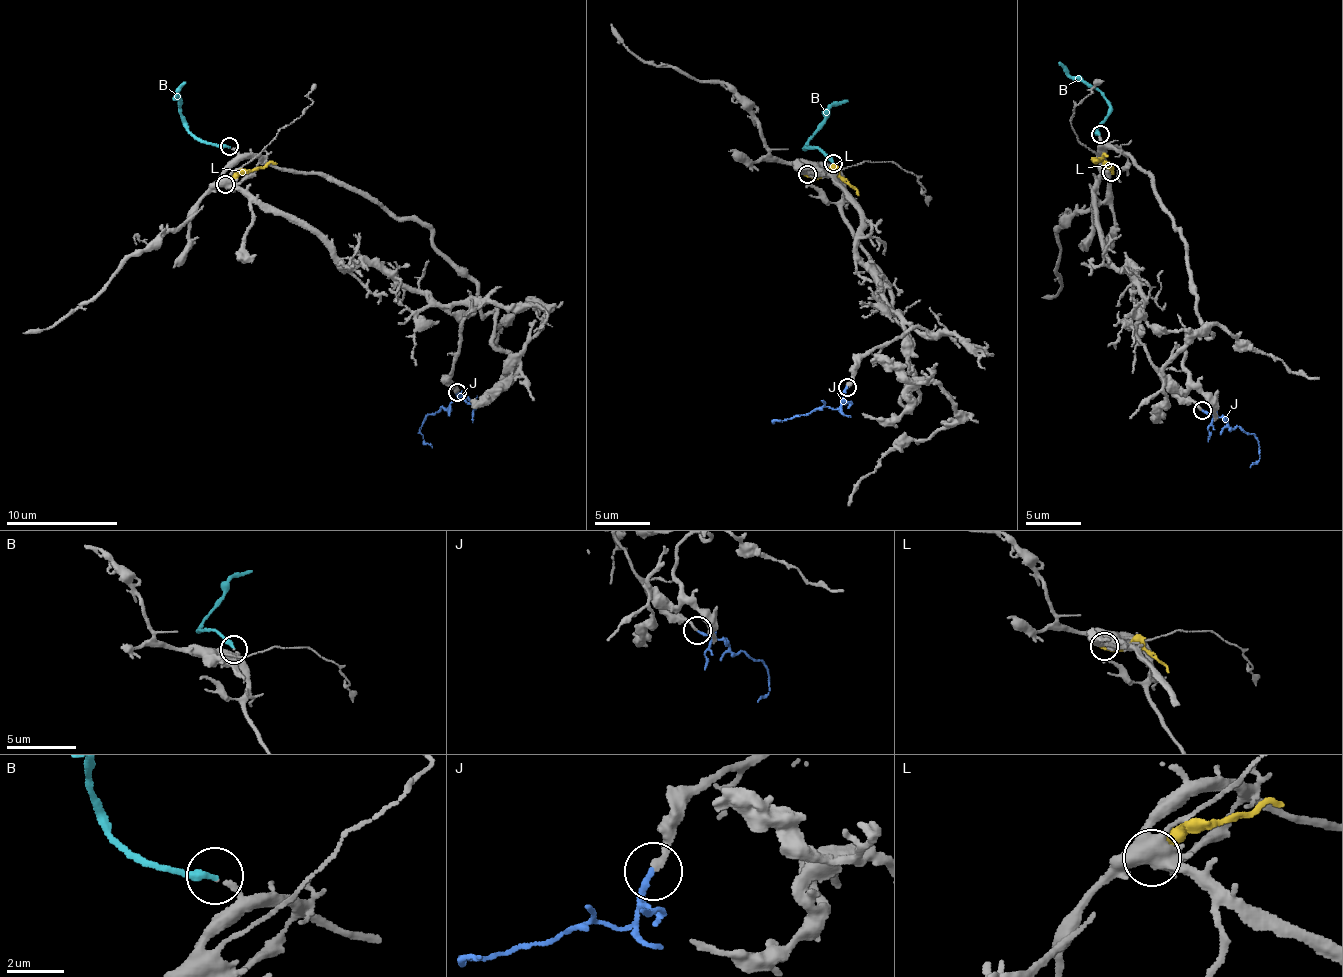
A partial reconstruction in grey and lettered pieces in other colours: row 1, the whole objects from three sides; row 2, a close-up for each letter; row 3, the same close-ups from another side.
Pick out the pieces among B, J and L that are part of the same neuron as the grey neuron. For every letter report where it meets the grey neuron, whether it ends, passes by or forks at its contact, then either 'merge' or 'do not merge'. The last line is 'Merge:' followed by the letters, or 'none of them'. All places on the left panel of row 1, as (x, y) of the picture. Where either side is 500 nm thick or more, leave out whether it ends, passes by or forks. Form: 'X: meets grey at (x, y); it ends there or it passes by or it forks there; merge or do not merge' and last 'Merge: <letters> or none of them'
B: meets grey at (229, 146); it ends there; do not merge
J: meets grey at (457, 392); it ends there; merge
L: meets grey at (225, 184); it ends there; do not merge
Merge: J

